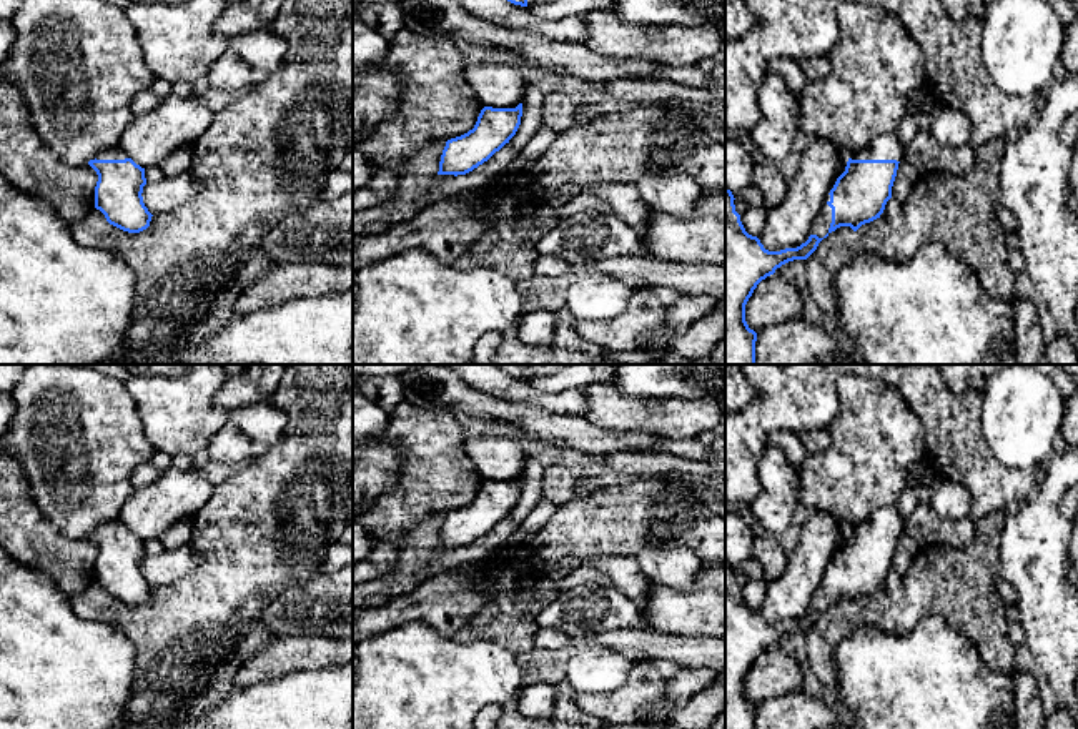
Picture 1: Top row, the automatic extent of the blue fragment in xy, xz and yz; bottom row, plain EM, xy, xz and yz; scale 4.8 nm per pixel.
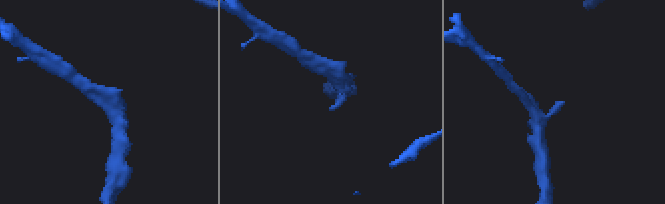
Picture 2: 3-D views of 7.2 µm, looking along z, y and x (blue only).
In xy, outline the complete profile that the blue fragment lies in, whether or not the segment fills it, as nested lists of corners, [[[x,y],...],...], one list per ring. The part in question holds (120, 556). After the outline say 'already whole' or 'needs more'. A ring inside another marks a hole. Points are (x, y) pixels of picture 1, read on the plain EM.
[[[120,518],[96,528],[88,538],[96,544],[95,581],[123,604],[140,606],[150,599],[151,586],[143,576],[145,541],[136,538]]]; needs more

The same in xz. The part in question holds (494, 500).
[[[522,476],[516,481],[484,479],[472,503],[451,511],[441,528],[434,554],[466,548],[487,534],[516,508],[522,489]]]; needs more

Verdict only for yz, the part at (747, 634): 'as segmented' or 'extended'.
extended

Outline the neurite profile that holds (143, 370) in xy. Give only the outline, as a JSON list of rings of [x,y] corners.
[[[126,364],[138,376],[178,378],[186,373],[188,364]]]

